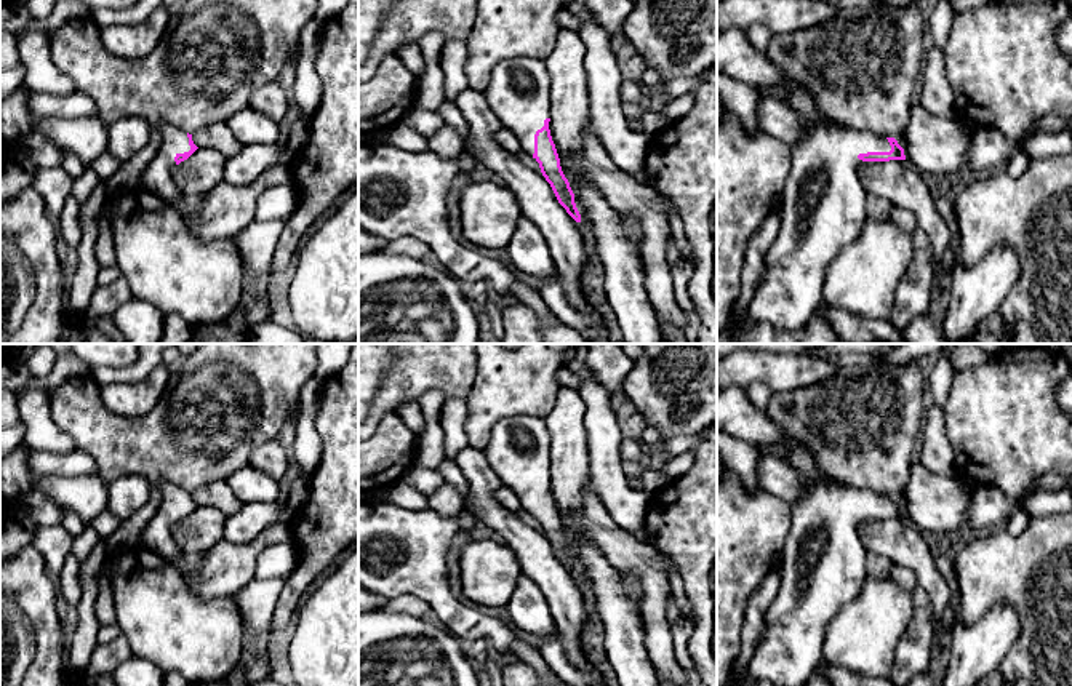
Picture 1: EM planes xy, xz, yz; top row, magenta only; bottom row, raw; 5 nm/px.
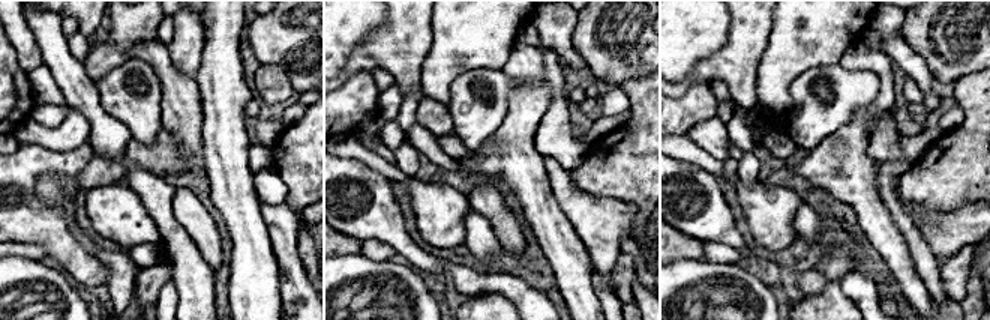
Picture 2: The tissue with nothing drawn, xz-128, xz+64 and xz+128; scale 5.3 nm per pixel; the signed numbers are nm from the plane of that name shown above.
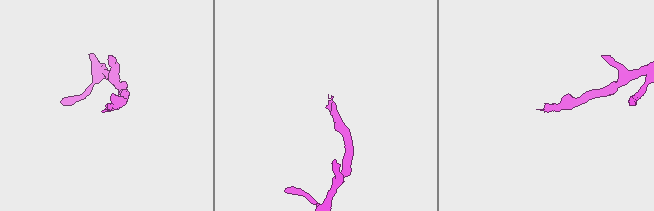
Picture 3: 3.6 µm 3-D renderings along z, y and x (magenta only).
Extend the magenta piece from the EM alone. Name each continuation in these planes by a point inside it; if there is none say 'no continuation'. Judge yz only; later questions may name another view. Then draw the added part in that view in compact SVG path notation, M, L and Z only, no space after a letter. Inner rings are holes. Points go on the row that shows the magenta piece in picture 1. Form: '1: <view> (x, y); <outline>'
1: yz (823, 210); M797 83L789 85L784 102L798 117L803 133L790 146L790 173L784 184L779 230L766 251L766 270L749 305L750 323L765 323L776 331L795 331L824 305L826 269L837 253L858 240L867 219L867 192L858 176L859 154L890 152L885 136L830 120L819 112L813 94Z

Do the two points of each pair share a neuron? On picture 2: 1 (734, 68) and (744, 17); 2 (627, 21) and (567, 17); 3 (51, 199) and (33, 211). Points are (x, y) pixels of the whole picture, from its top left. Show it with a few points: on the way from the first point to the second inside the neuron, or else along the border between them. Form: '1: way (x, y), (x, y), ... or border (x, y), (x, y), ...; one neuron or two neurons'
1: way (740, 56), (744, 47), (744, 29); one neuron
2: border (578, 15), (572, 33), (572, 45), (576, 51); two neurons
3: border (44, 172), (36, 193), (69, 227); two neurons

